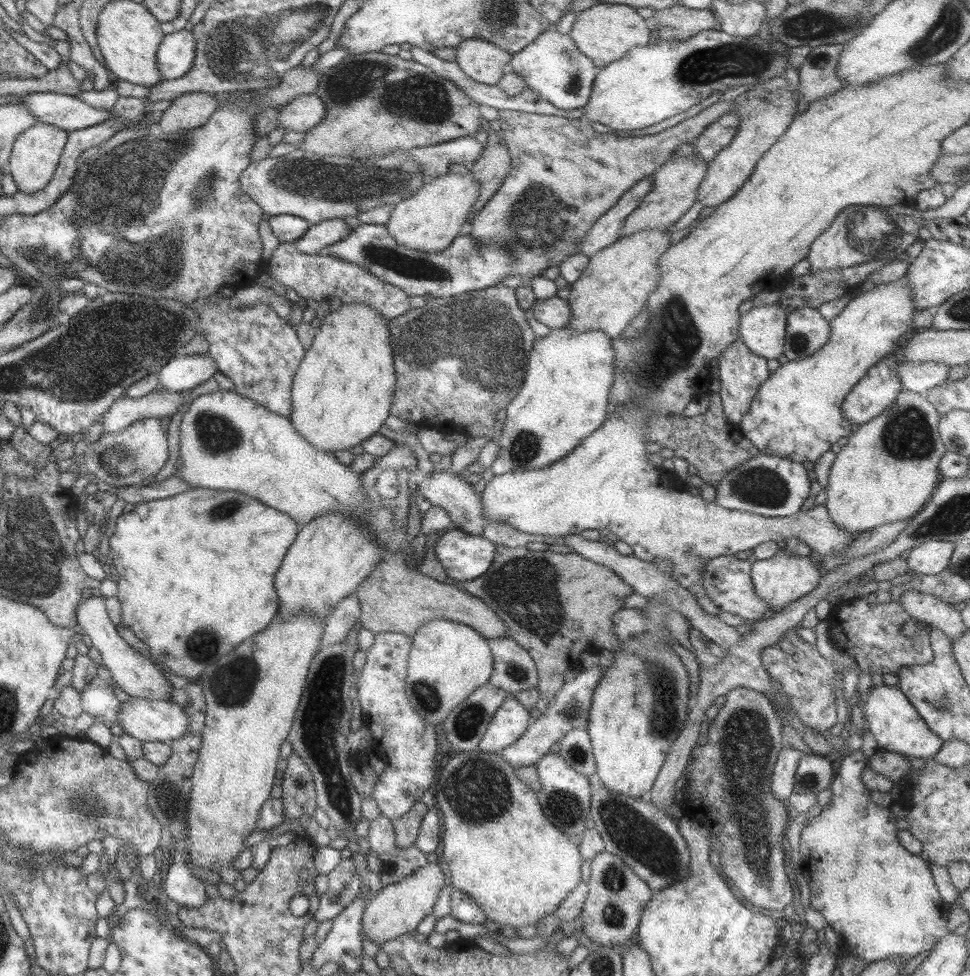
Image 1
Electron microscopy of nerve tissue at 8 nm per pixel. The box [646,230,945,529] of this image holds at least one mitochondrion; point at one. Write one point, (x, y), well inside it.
(908, 435)

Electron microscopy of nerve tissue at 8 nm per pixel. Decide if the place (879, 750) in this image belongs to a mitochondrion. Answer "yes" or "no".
no

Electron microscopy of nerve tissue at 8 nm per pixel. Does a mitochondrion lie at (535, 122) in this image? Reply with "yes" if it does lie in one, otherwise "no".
no

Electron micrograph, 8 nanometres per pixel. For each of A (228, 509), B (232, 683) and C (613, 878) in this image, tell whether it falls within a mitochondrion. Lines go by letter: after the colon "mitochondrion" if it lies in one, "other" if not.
A: mitochondrion
B: mitochondrion
C: mitochondrion

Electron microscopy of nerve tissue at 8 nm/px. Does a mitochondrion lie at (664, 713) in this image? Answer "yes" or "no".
yes

